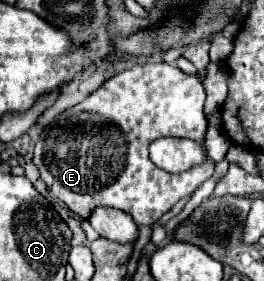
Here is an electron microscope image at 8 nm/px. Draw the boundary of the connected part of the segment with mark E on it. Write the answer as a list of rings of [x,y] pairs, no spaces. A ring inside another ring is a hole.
[[[146,63],[124,69],[122,73],[104,81],[100,89],[88,95],[82,103],[62,111],[50,125],[42,129],[40,141],[34,147],[34,163],[40,169],[40,177],[48,185],[50,193],[64,201],[80,217],[88,217],[96,205],[108,205],[122,209],[138,225],[150,225],[168,213],[180,199],[190,197],[208,177],[214,173],[214,161],[206,161],[196,169],[172,175],[156,167],[148,157],[148,145],[160,137],[188,137],[204,141],[206,117],[204,117],[204,87],[196,75],[186,75],[178,67],[168,63]]]

